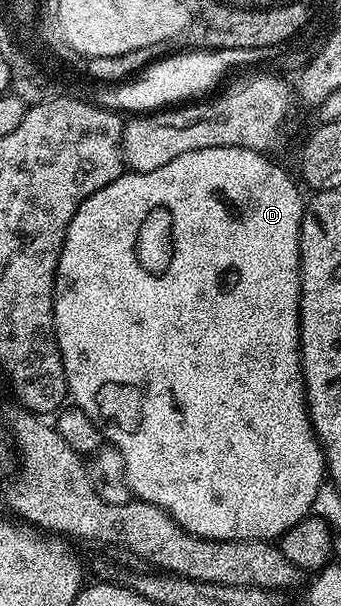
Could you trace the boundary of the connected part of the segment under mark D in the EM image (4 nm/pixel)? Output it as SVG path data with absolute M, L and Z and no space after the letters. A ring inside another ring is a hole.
M209 147L201 151L189 151L173 159L173 163L165 163L165 167L157 167L157 171L124 172L123 176L109 183L109 187L101 187L101 191L89 195L89 199L85 199L81 207L77 207L67 228L55 272L55 334L65 367L70 400L78 408L83 409L85 415L92 417L101 426L104 438L121 451L127 472L127 482L132 494L138 500L161 507L185 531L214 541L274 542L282 537L285 531L289 531L289 527L293 527L301 518L312 512L318 488L325 482L325 449L320 445L319 438L315 435L315 427L311 424L311 416L307 413L307 388L303 386L303 358L299 355L299 232L303 222L305 197L299 194L300 186L297 181L295 186L294 179L277 162L270 161L271 159L268 154L258 153L252 149Z

